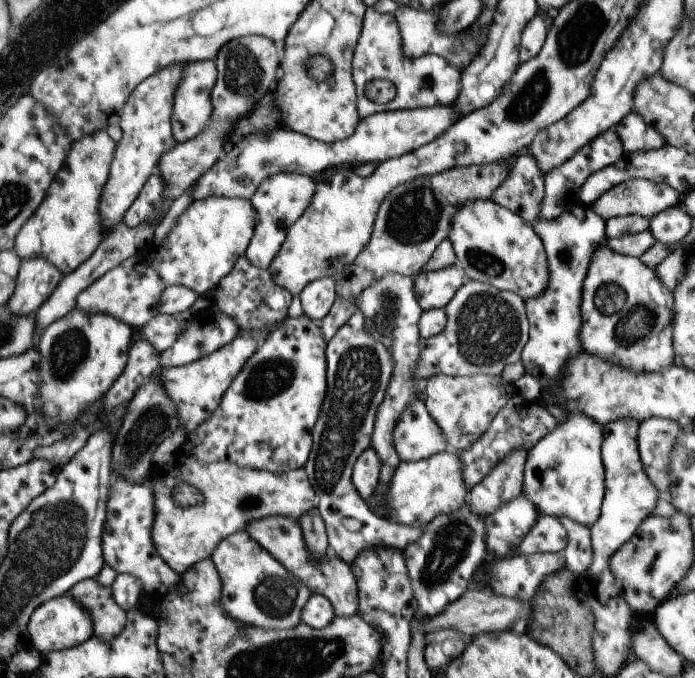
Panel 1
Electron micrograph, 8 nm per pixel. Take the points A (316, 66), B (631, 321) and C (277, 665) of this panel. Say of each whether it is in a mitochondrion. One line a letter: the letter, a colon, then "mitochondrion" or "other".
A: mitochondrion
B: mitochondrion
C: mitochondrion

